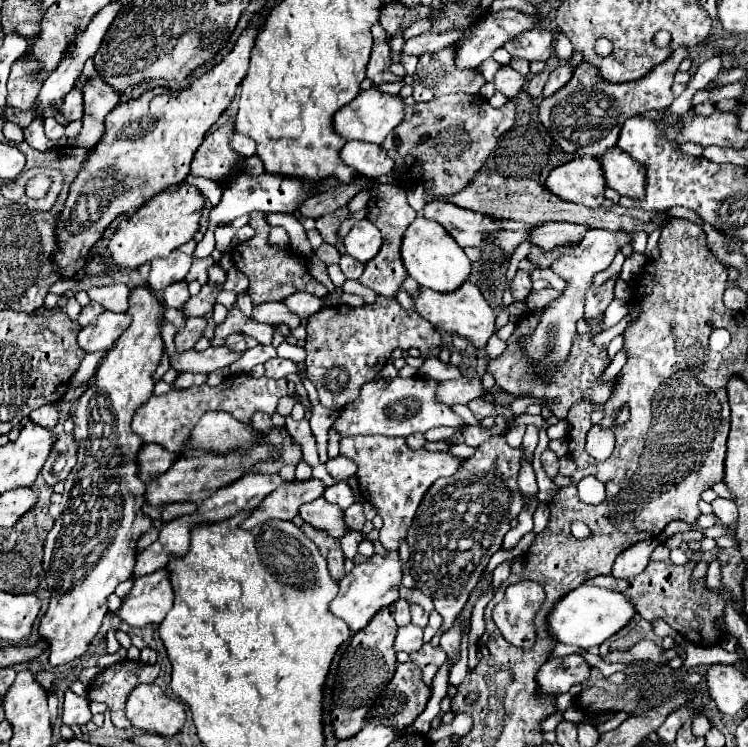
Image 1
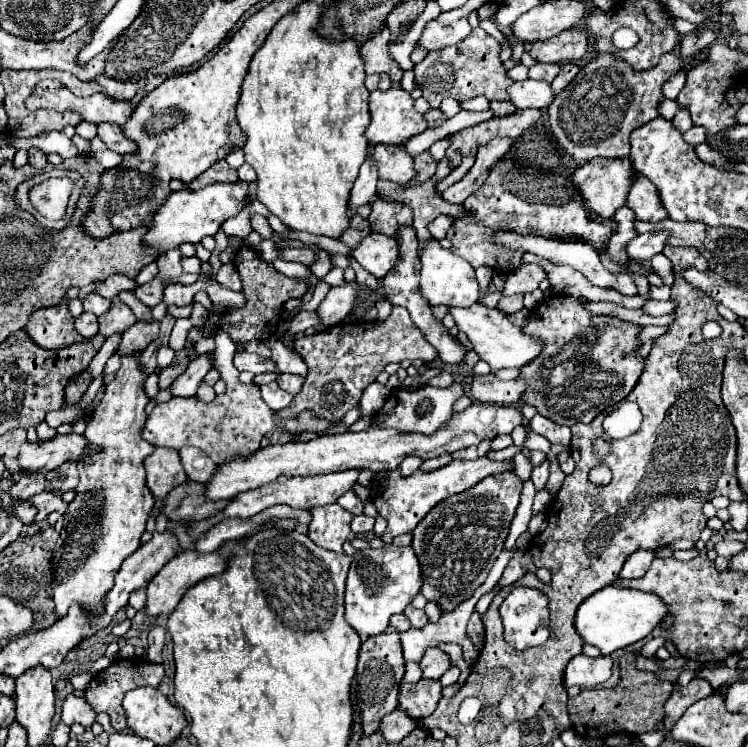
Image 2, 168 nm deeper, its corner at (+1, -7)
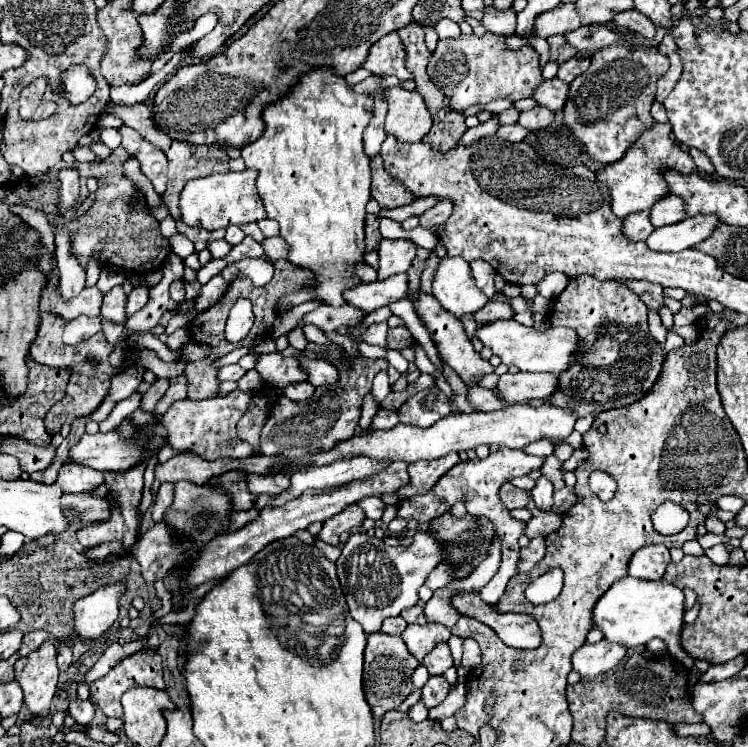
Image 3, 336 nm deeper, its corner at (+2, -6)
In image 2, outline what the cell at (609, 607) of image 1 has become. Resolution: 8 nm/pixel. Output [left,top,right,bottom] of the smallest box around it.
[574,586,668,654]

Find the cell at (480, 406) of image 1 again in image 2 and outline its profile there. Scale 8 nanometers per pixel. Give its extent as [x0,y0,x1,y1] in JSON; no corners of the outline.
[206,402,524,500]

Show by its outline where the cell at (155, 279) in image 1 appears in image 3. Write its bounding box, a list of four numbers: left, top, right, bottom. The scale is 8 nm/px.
[127,285,149,317]

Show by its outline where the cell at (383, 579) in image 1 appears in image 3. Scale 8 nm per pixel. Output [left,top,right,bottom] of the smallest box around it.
[337,533,441,633]

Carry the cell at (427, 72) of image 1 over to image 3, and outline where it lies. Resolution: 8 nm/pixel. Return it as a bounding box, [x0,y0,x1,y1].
[427,33,543,111]

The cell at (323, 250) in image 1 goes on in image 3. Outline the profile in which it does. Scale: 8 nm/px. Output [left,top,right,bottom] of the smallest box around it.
[263,237,289,261]

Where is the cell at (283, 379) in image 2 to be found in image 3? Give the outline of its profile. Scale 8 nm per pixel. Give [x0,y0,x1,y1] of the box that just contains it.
[283,381,315,401]

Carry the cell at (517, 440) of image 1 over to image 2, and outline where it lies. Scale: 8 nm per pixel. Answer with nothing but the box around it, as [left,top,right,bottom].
[513,452,533,482]

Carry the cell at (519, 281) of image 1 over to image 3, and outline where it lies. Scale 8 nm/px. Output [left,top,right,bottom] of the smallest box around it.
[475,299,513,323]

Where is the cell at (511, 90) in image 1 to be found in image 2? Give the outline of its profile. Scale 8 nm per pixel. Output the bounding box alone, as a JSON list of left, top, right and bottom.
[508,80,554,108]

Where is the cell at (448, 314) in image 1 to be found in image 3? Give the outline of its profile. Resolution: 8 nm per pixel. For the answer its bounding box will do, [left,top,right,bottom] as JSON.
[475,319,577,373]

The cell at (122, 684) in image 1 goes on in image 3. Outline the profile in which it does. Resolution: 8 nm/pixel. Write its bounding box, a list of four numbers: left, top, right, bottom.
[89,649,165,717]

